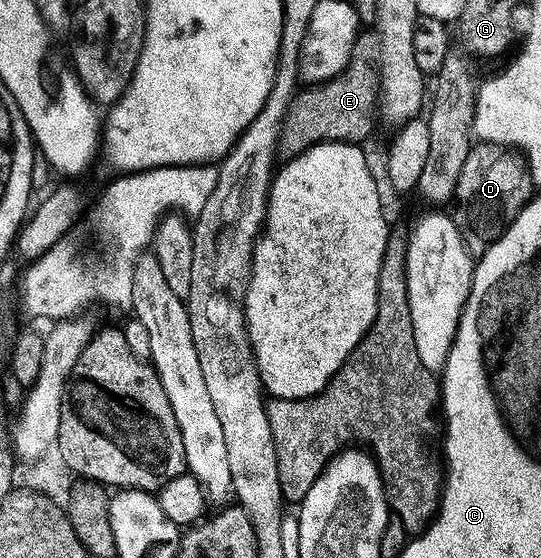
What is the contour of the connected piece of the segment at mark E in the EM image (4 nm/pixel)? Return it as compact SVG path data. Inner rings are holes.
M361 32L354 42L349 62L338 75L325 82L298 89L279 128L277 158L294 158L321 142L364 143L363 140L372 132L373 125L378 125L380 97L379 36L376 32Z

